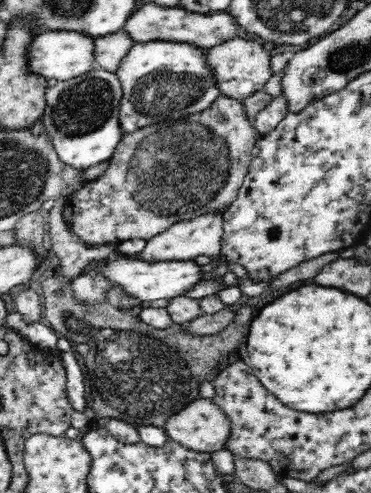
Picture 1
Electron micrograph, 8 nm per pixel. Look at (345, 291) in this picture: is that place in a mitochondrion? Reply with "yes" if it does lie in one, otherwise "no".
no

